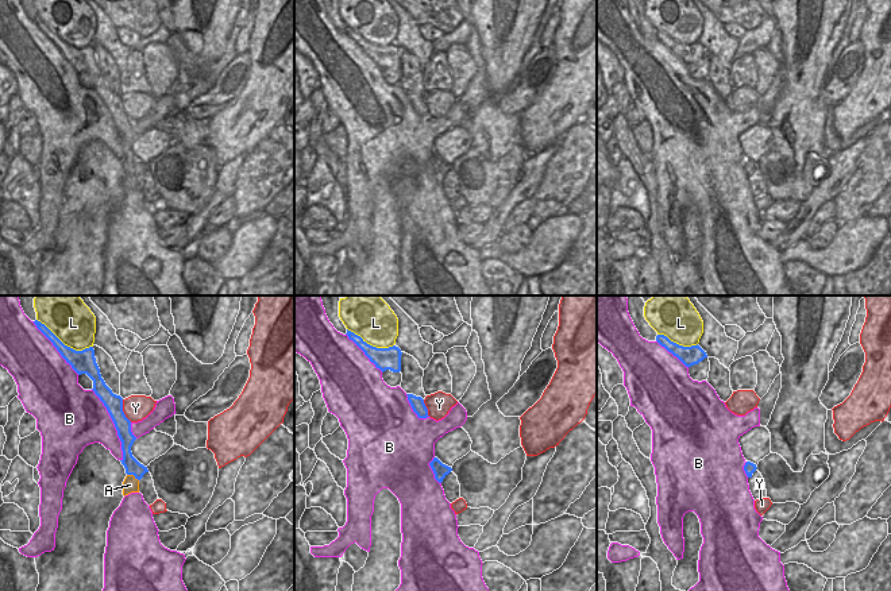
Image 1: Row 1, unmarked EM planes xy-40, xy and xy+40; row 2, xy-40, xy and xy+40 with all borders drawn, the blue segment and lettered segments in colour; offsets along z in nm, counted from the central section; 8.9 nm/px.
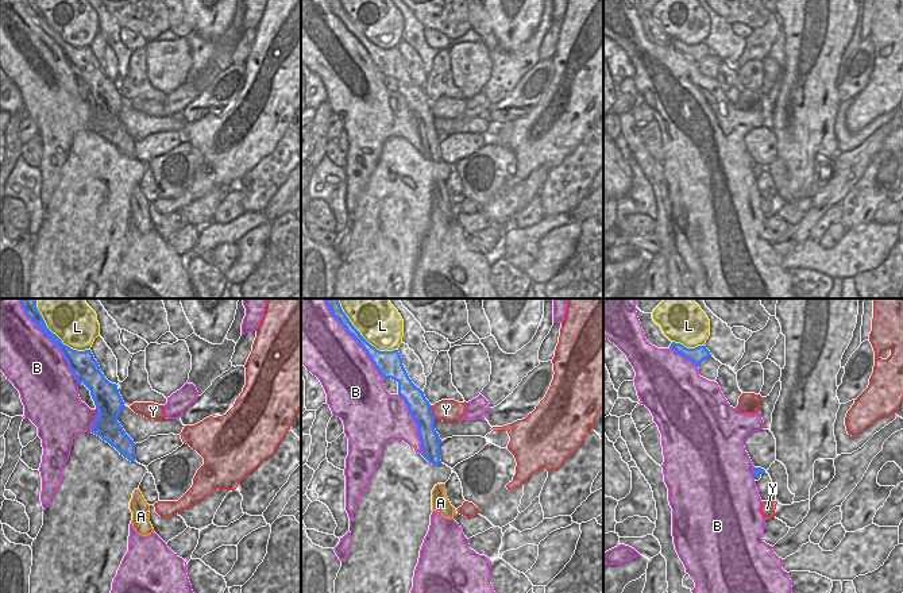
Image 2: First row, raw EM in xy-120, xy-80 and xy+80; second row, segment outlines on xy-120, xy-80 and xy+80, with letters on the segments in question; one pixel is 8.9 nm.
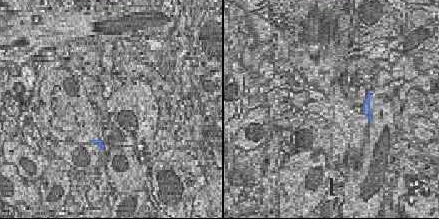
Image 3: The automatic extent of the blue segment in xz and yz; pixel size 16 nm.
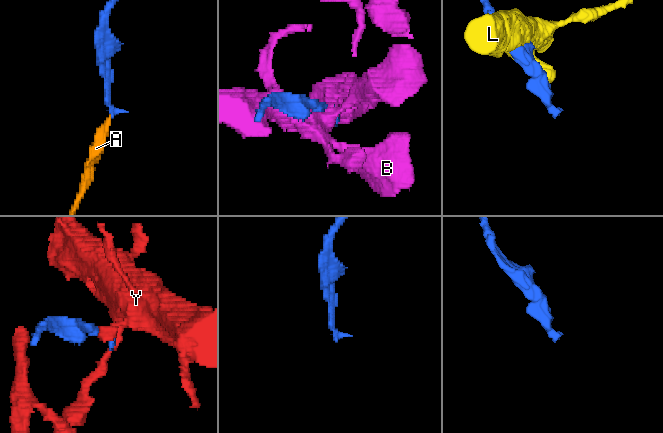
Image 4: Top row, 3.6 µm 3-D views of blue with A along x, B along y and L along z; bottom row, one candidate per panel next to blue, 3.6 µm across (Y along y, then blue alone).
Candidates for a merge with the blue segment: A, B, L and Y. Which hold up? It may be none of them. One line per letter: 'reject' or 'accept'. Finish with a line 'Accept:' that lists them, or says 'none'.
A: accept
B: reject
L: reject
Y: reject
Accept: A

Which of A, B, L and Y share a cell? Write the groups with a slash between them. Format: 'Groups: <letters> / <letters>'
Groups: A / B / L / Y

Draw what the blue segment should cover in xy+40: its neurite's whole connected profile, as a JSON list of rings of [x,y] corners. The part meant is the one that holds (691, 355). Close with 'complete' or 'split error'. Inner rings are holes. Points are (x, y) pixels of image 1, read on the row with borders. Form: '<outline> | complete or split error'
[[[657,335],[656,341],[674,356],[676,356],[686,367],[698,364],[705,358],[707,358],[706,352],[698,344],[691,347],[683,347],[671,341],[664,335]]] | complete

